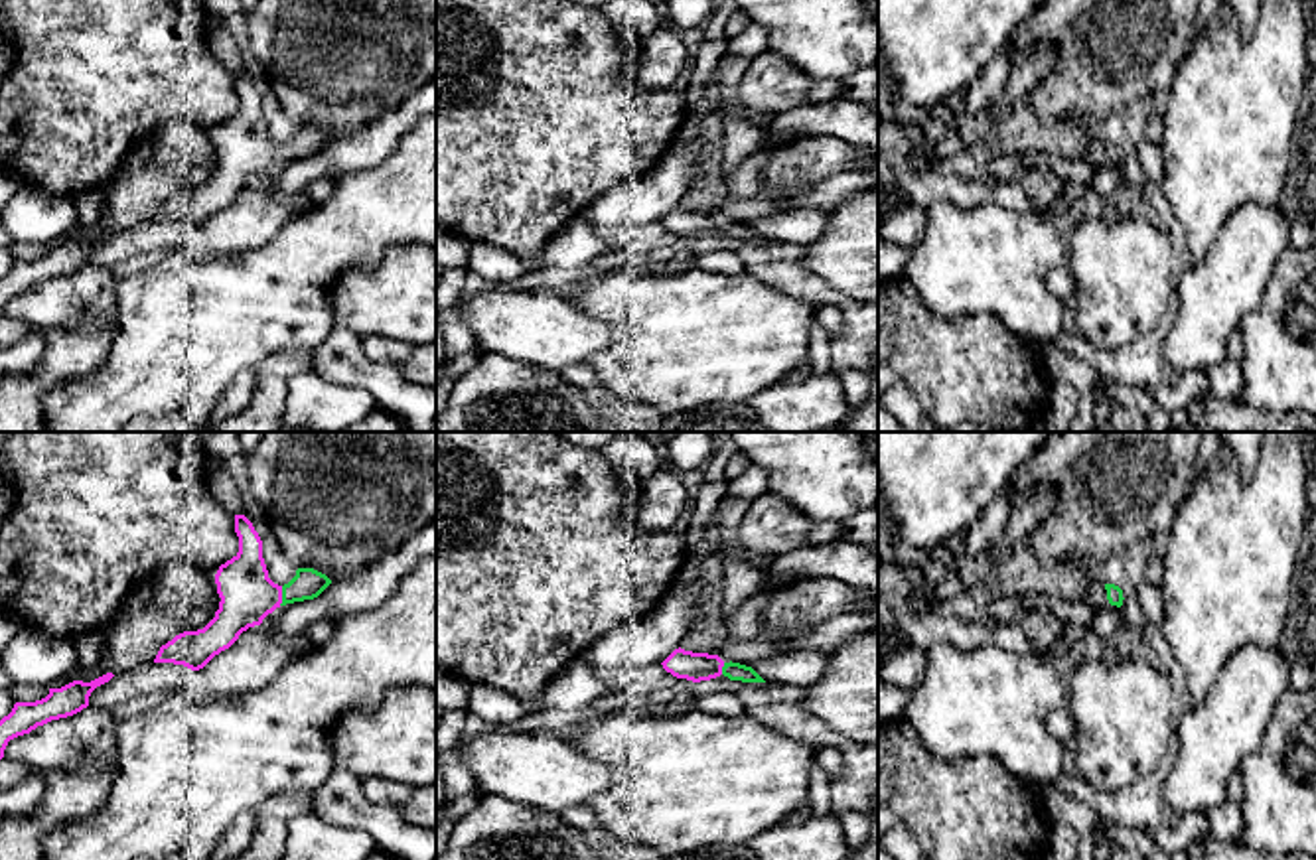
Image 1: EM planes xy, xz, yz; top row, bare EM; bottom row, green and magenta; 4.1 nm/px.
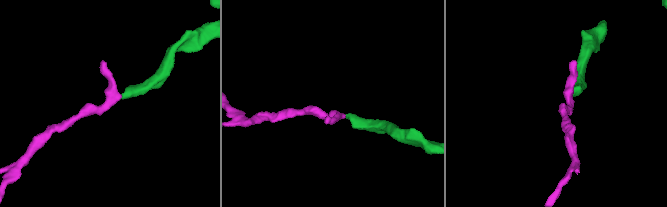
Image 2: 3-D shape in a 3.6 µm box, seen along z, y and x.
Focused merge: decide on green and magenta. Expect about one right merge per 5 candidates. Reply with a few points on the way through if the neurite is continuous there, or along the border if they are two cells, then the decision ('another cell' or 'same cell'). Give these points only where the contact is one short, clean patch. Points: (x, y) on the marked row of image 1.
way xy (306, 584), (283, 596), (247, 594); same cell

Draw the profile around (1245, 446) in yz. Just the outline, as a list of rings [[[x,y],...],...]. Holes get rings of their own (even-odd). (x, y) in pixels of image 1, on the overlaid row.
[[[1219,432],[1219,436],[1233,450],[1241,479],[1251,481],[1259,467],[1265,432]]]

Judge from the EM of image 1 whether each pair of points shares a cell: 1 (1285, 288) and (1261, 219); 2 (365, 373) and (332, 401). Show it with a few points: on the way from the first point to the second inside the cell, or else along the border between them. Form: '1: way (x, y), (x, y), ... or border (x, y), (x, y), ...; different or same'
1: border (1287, 247), (1275, 265), (1259, 306); different
2: border (308, 367), (330, 381), (356, 385), (377, 401); different

